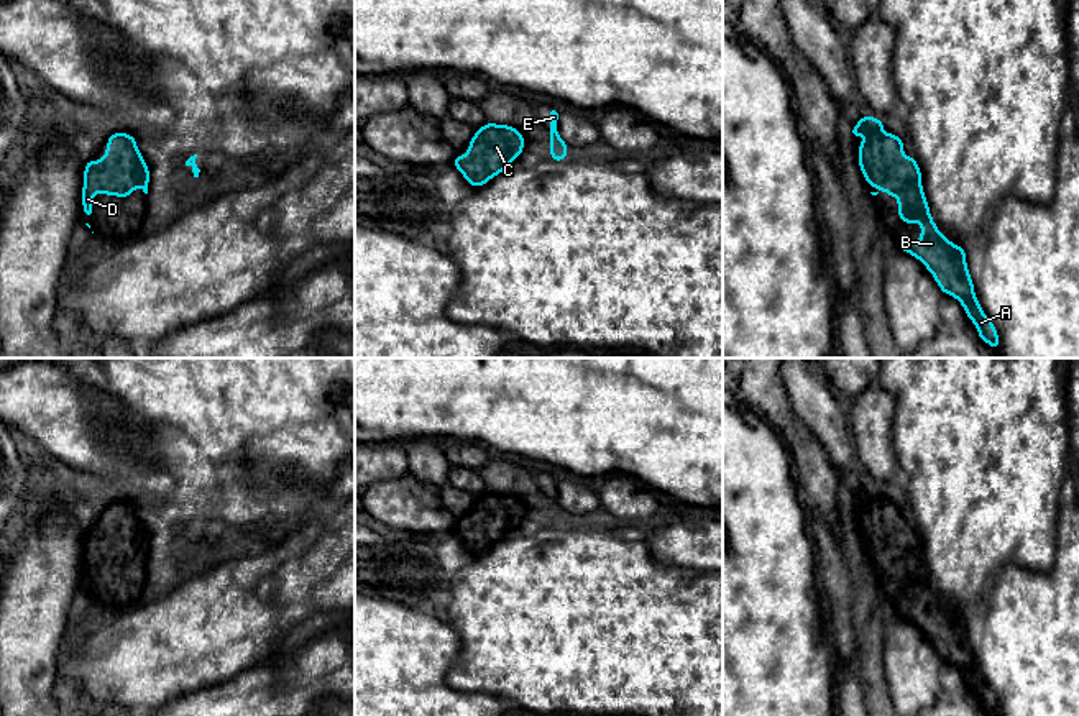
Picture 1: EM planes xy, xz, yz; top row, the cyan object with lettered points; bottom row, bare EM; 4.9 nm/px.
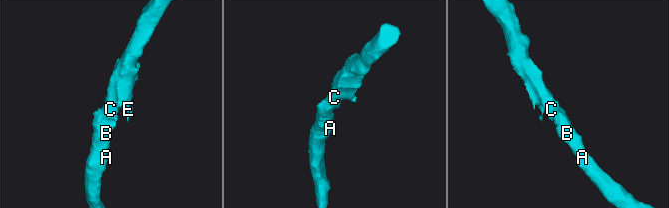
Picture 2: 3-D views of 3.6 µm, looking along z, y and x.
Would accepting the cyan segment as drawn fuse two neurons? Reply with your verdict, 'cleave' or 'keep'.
keep

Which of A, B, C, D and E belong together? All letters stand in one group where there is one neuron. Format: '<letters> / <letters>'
A B C D E

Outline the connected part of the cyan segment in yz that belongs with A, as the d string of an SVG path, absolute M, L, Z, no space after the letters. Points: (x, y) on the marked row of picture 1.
M864 113L862 120L849 131L851 138L865 131L869 135L857 149L859 168L867 186L875 186L888 195L897 197L902 223L921 222L920 241L898 241L898 248L916 256L934 276L943 294L961 301L967 317L976 324L980 342L987 342L994 350L1000 348L995 325L985 317L979 299L974 296L966 251L948 241L936 228L926 197L921 189L921 172L913 156L902 158L905 151L902 138L893 133L882 133L885 125L880 118Z

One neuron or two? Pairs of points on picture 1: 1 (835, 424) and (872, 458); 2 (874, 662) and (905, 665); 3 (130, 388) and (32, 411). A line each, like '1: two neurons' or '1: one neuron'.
1: two neurons
2: two neurons
3: two neurons

